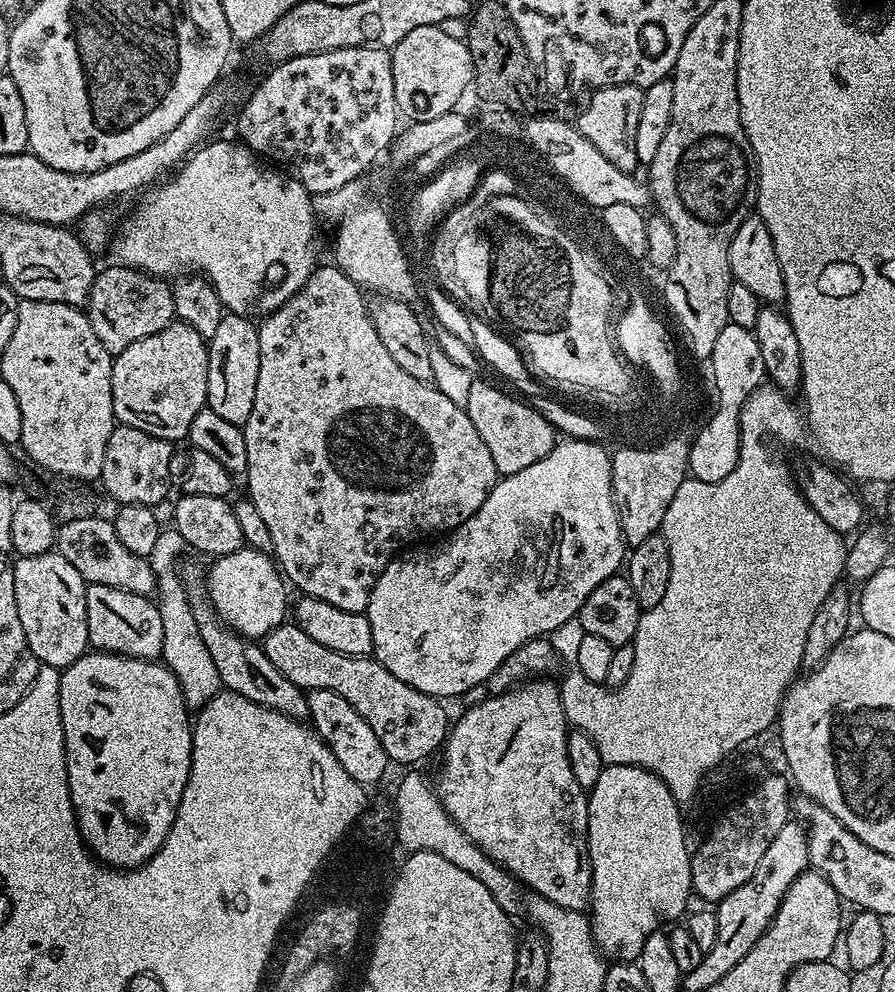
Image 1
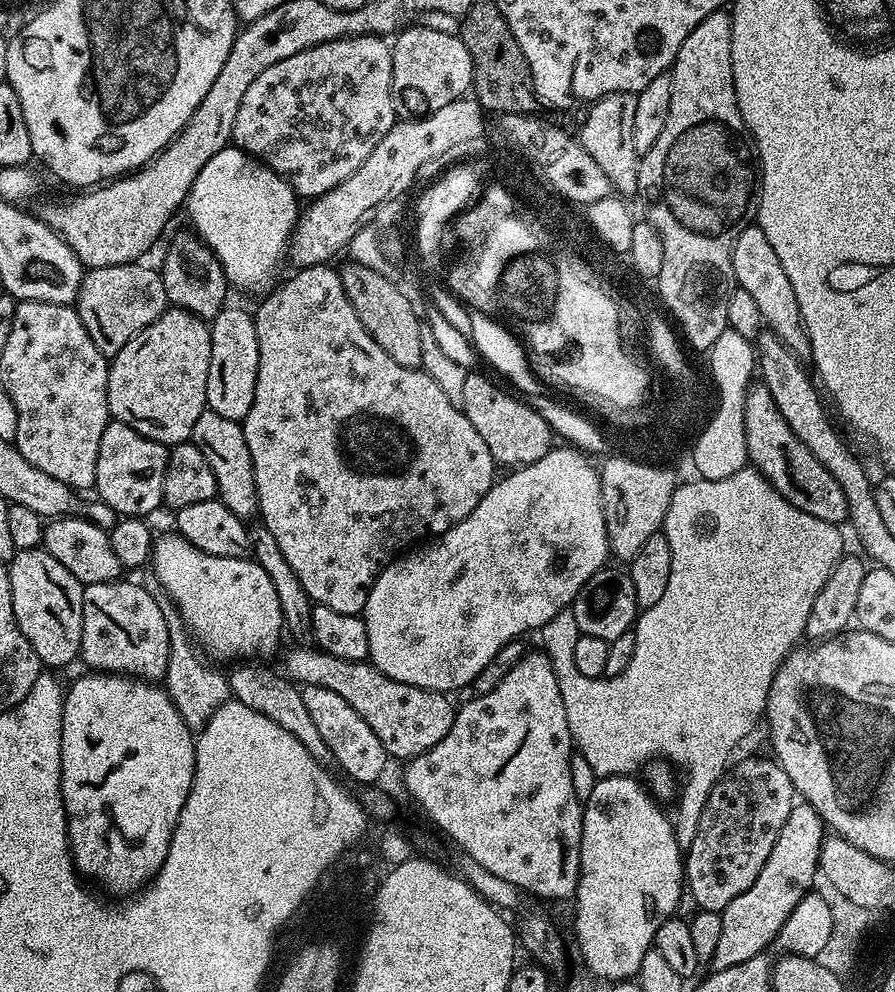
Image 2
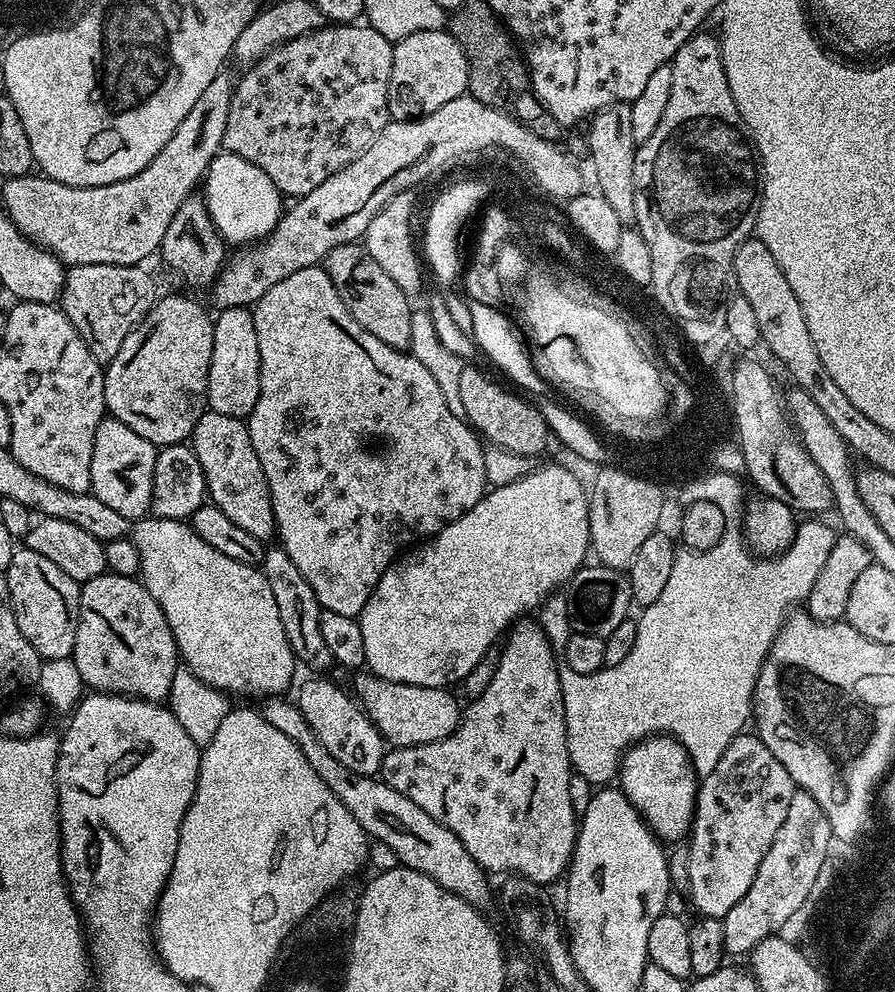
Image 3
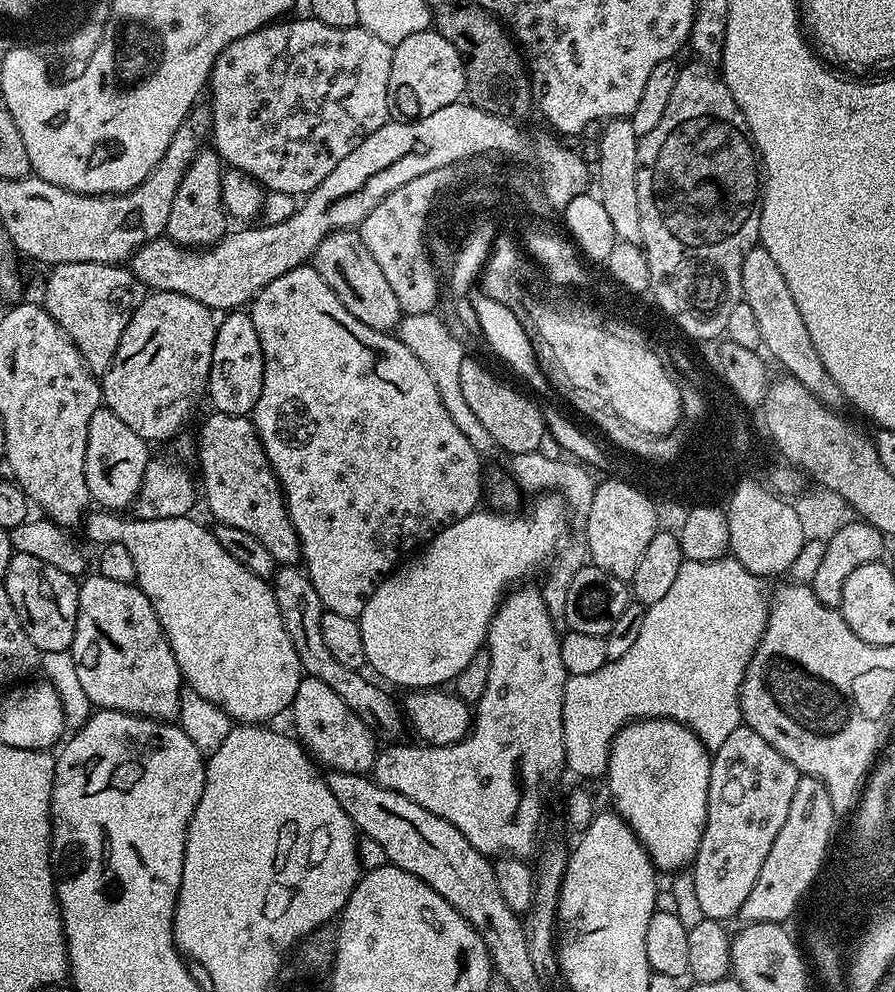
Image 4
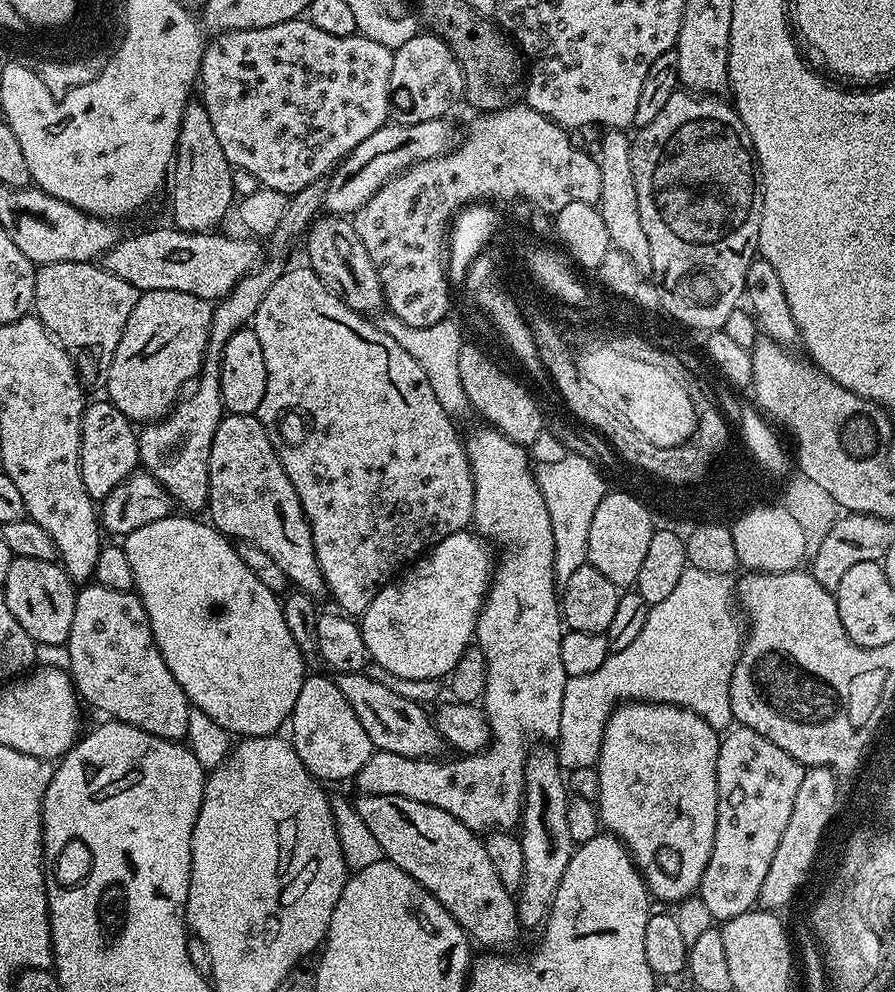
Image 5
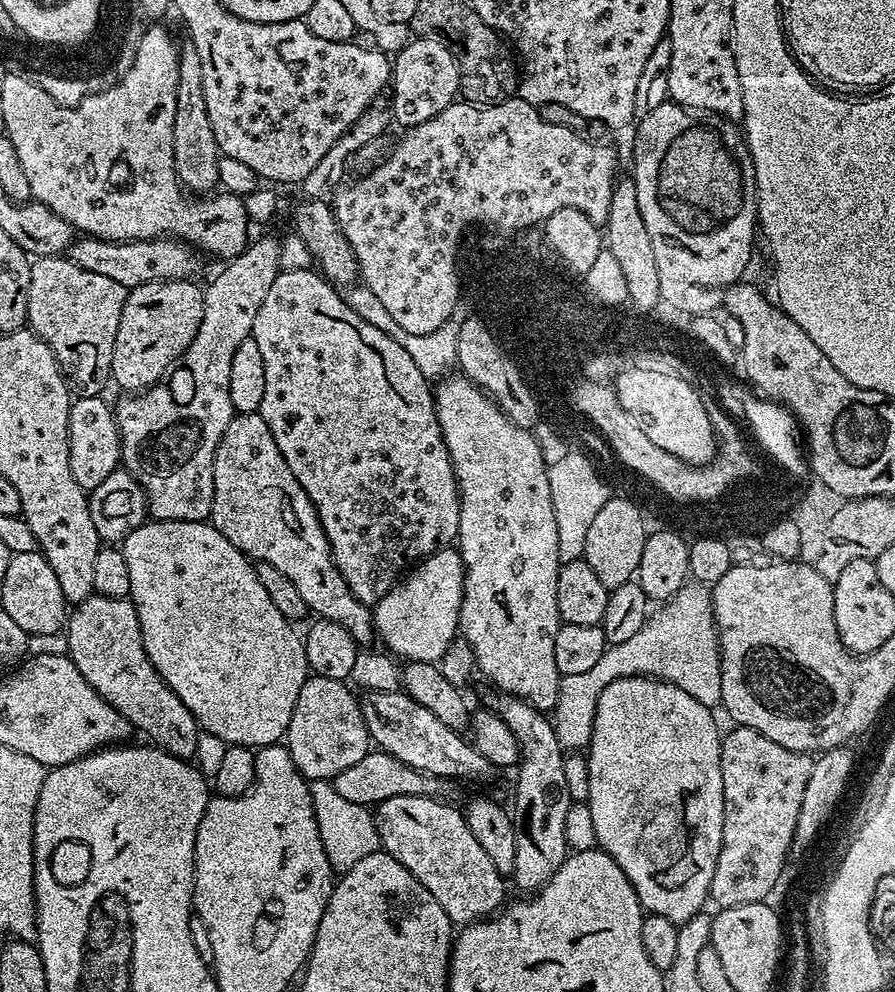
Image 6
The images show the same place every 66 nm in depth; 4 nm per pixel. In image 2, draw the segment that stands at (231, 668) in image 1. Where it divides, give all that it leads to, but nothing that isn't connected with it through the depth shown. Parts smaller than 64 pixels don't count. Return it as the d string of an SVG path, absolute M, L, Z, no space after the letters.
M240 662L231 673L227 675L230 685L231 695L244 706L256 710L258 713L266 715L272 722L277 722L278 726L284 730L290 730L294 738L306 747L306 750L313 755L314 760L319 764L330 764L334 762L329 746L322 739L322 734L315 728L315 723L311 720L311 715L306 709L306 704L302 700L301 689L285 675L276 674L274 671L258 666L256 662Z

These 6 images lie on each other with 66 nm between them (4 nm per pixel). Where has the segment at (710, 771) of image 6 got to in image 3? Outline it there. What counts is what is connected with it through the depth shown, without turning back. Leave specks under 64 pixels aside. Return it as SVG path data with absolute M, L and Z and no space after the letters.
M648 736L633 744L620 762L618 787L640 811L657 840L683 841L691 833L692 818L696 815L698 777L692 768L692 759L675 736Z

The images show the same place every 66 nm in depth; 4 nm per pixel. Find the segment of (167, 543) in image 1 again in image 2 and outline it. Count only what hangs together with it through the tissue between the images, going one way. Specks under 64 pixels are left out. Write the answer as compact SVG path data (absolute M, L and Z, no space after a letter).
M156 588L151 593L155 601L158 602L162 616L166 619L170 635L170 657L167 659L167 670L162 681L163 685L188 728L193 732L199 732L225 701L231 699L228 679L223 673L220 674L214 670L215 667L203 658L179 609L167 592L164 589Z

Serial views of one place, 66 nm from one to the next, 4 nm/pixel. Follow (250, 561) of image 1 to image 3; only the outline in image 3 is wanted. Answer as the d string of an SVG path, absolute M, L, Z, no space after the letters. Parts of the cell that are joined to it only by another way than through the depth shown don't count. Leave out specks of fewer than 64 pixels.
M145 518L131 528L130 539L140 559L139 579L162 606L183 667L233 697L287 693L298 661L286 642L274 593L259 567L218 554L183 520Z

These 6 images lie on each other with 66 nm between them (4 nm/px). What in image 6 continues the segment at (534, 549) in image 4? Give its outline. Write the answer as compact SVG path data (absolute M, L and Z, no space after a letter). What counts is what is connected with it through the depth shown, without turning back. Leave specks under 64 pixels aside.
M449 546L435 552L423 562L415 565L403 577L402 583L397 582L383 598L374 605L374 619L376 622L376 634L382 641L383 647L389 653L397 652L405 656L405 661L426 662L436 664L451 646L452 641L457 639L460 627L460 607L464 597L464 563L459 551Z

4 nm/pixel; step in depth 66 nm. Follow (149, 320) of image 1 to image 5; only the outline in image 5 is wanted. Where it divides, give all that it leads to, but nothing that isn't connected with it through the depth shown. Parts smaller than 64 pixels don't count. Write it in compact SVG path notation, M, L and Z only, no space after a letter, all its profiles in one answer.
M67 260L41 264L36 269L36 302L34 314L47 332L56 337L76 368L85 389L103 389L108 382L114 350L126 330L126 318L138 302L140 293L130 282L122 282L99 263Z

